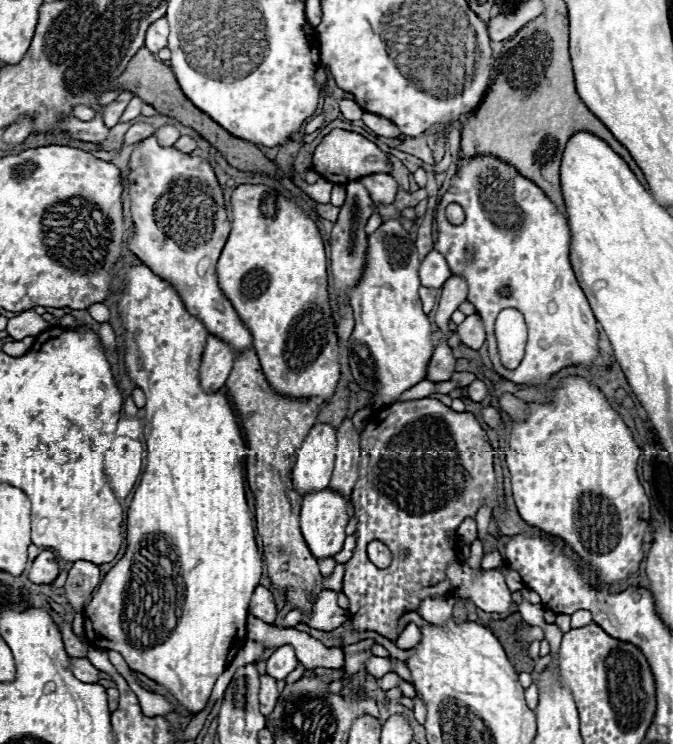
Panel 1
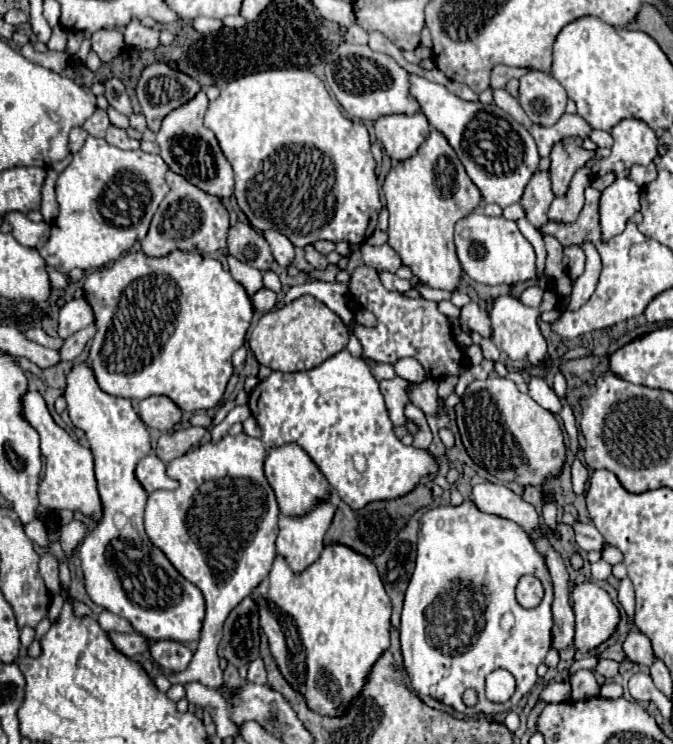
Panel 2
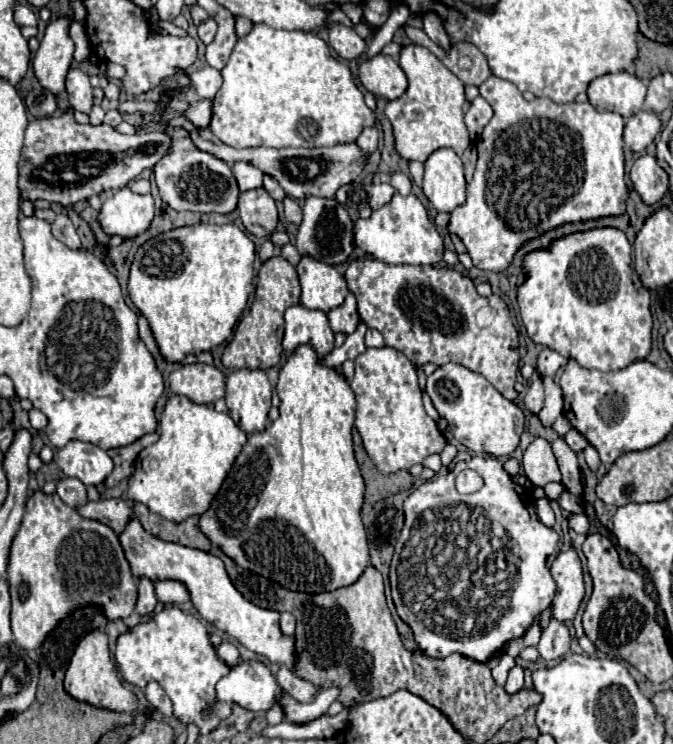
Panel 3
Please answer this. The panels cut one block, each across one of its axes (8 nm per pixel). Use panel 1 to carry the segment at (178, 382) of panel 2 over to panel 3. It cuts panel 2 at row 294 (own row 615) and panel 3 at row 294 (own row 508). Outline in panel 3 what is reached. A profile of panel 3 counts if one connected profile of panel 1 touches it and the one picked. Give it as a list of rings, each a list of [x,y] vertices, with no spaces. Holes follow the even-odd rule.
[[[234,224],[182,226],[144,242],[132,262],[128,296],[148,318],[166,362],[178,364],[188,354],[210,352],[232,336],[254,278],[254,242]]]

